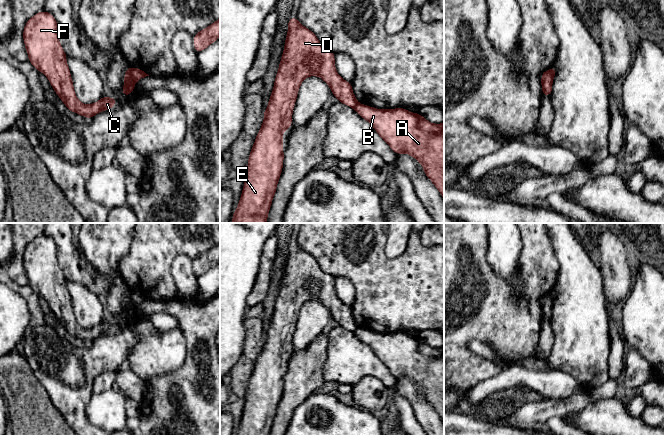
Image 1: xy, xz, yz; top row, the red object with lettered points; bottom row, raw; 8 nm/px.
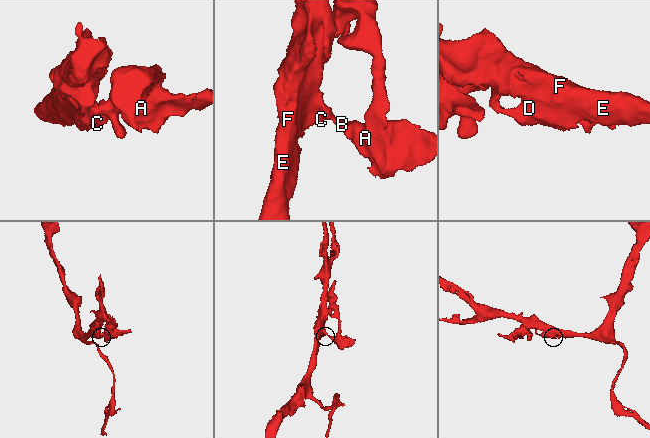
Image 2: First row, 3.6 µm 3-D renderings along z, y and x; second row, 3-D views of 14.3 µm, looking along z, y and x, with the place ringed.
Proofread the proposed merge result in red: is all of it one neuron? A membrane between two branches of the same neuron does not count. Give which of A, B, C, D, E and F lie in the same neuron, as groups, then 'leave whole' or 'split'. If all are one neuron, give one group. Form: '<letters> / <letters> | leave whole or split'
A B / C D E F | split

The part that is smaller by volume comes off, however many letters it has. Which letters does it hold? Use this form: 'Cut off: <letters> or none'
Cut off: A, B

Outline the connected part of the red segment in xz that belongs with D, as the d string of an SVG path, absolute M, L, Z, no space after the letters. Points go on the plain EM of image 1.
M297 241L288 244L288 257L284 276L276 298L274 312L267 333L263 336L264 345L251 373L243 415L235 435L269 435L276 416L277 407L283 392L282 358L293 350L292 336L302 305L309 300L319 300L330 311L332 318L340 327L354 332L358 325L352 315L352 307L342 303L335 292L335 277L325 273L317 260L301 249Z

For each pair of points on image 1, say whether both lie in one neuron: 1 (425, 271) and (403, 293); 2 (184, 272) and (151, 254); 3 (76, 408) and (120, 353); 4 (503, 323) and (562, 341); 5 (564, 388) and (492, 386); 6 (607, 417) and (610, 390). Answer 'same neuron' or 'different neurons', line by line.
1: same neuron
2: different neurons
3: same neuron
4: different neurons
5: same neuron
6: different neurons

